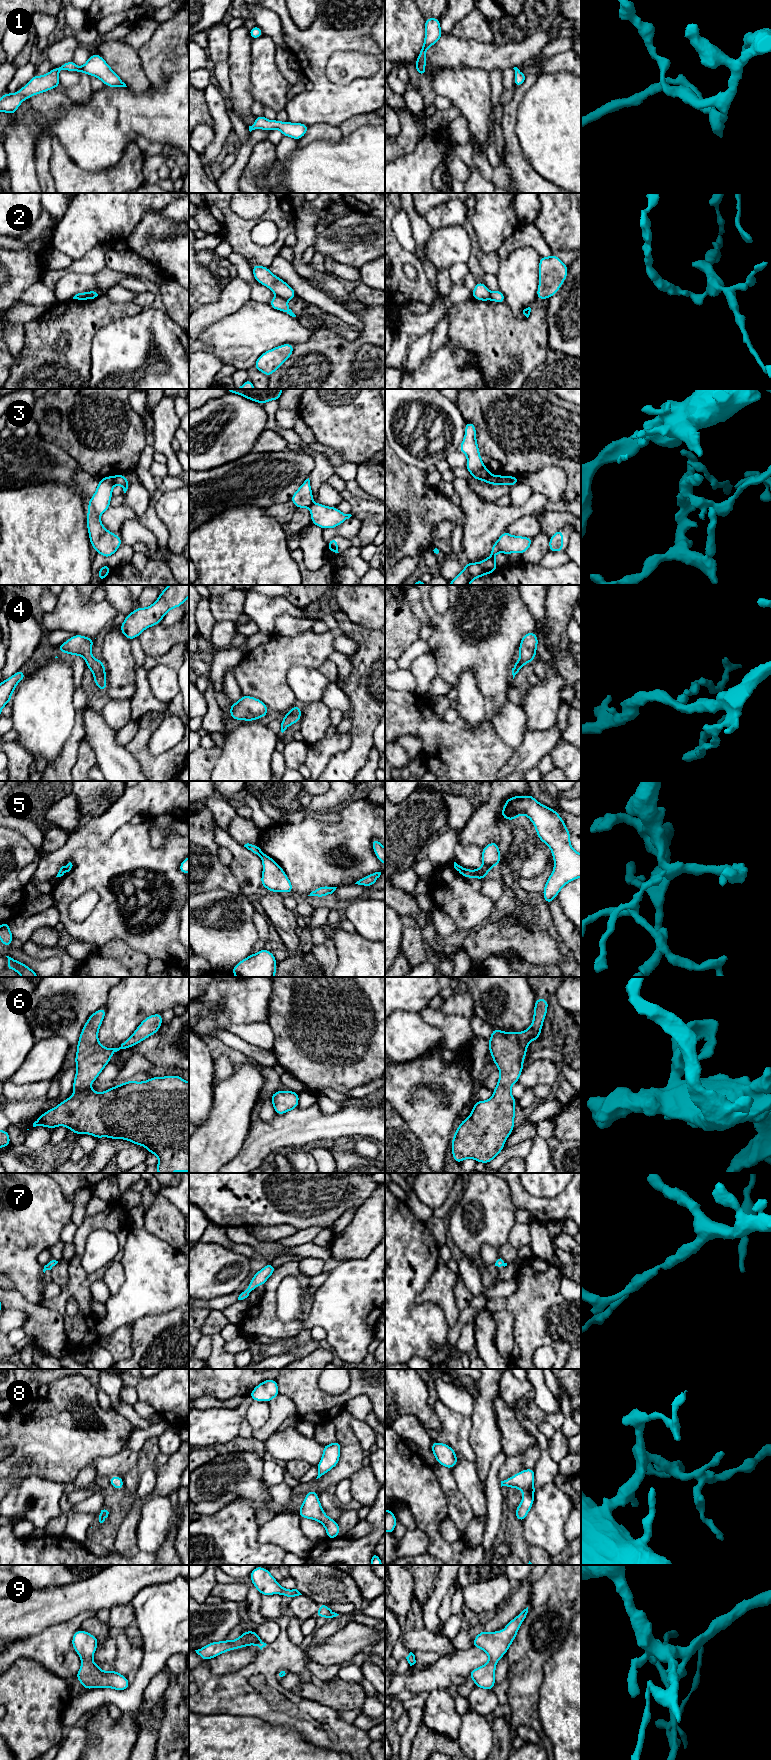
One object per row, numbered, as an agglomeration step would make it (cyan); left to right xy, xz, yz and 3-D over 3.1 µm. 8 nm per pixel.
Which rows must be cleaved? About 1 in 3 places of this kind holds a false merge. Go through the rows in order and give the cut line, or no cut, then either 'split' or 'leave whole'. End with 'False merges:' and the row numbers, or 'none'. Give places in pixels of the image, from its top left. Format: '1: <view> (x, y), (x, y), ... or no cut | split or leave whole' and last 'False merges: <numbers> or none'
1: no cut | leave whole
2: xz (277, 296), (285, 300) | split
3: xy (113, 476), (115, 483) | split
4: no cut | leave whole
5: xz (262, 852), (260, 856) | split
6: no cut | leave whole
7: no cut | leave whole
8: no cut | leave whole
9: no cut | leave whole
False merges: 2, 3, 5

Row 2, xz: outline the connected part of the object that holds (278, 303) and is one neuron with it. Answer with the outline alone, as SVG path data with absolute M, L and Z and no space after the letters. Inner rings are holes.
M276 297L272 299L268 304L275 310L280 310L289 314L292 317L296 317L296 315L288 307L286 300L281 297Z

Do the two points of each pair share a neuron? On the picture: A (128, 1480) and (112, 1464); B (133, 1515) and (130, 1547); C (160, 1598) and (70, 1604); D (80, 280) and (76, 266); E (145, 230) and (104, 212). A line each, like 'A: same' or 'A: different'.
A: different
B: same
C: different
D: different
E: different

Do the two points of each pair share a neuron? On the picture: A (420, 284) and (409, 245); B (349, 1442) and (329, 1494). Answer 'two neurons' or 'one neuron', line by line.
A: two neurons
B: two neurons

